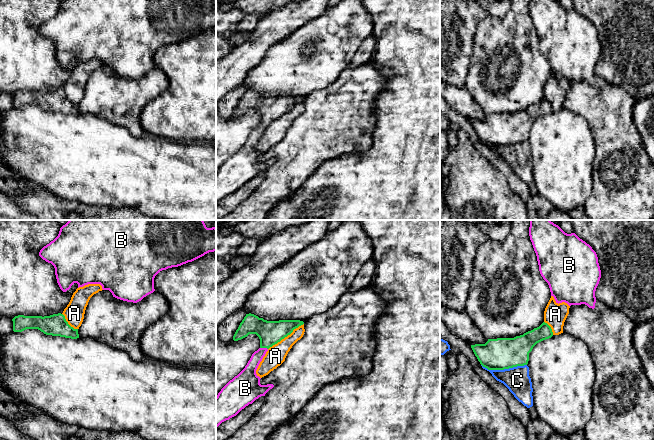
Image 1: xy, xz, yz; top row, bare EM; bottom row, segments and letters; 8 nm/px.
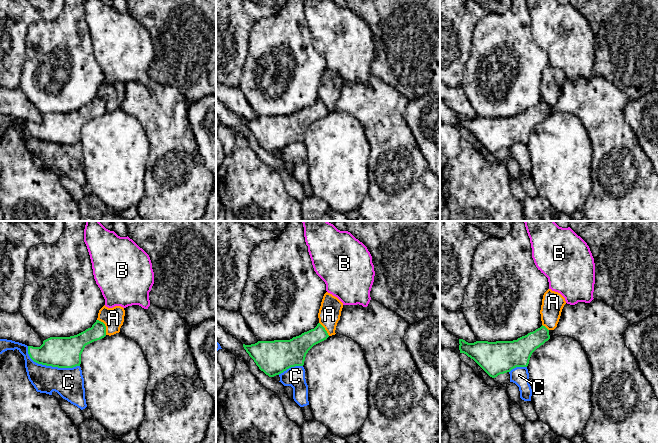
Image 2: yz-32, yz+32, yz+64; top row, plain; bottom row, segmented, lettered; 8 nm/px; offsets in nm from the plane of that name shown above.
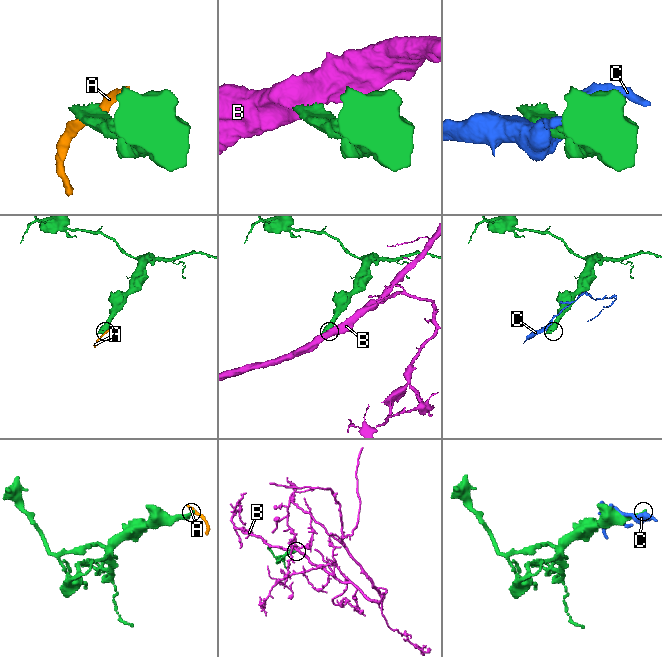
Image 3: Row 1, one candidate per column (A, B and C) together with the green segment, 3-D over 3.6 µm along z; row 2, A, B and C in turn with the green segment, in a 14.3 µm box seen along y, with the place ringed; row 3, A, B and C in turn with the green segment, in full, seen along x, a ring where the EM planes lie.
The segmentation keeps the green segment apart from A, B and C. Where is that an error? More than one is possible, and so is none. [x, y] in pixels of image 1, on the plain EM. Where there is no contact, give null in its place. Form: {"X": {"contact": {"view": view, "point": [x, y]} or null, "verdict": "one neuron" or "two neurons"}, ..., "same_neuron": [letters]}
{"A": {"contact": {"view": "xz", "point": [285, 112]}, "verdict": "two neurons"}, "B": {"contact": {"view": "xz", "point": [264, 123]}, "verdict": "one neuron"}, "C": {"contact": {"view": "yz", "point": [504, 144]}, "verdict": "two neurons"}, "same_neuron": ["B"]}

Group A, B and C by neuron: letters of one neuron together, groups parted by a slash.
A / B / C

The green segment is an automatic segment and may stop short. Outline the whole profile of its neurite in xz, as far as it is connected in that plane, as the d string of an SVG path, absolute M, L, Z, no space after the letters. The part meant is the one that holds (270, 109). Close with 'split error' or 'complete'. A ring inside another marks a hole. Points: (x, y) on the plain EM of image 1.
M246 90L233 116L238 117L249 110L256 110L260 115L260 124L252 130L245 144L216 172L216 205L222 198L236 192L274 163L273 160L261 161L261 154L256 150L256 146L270 123L303 100L300 96L267 97L254 90Z; split error

